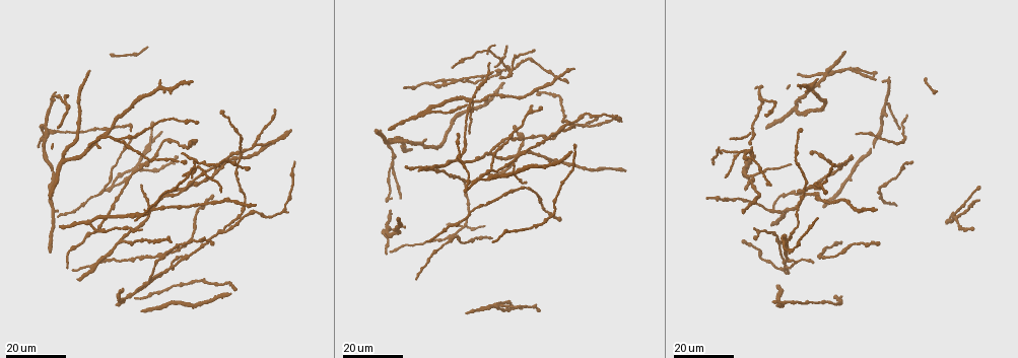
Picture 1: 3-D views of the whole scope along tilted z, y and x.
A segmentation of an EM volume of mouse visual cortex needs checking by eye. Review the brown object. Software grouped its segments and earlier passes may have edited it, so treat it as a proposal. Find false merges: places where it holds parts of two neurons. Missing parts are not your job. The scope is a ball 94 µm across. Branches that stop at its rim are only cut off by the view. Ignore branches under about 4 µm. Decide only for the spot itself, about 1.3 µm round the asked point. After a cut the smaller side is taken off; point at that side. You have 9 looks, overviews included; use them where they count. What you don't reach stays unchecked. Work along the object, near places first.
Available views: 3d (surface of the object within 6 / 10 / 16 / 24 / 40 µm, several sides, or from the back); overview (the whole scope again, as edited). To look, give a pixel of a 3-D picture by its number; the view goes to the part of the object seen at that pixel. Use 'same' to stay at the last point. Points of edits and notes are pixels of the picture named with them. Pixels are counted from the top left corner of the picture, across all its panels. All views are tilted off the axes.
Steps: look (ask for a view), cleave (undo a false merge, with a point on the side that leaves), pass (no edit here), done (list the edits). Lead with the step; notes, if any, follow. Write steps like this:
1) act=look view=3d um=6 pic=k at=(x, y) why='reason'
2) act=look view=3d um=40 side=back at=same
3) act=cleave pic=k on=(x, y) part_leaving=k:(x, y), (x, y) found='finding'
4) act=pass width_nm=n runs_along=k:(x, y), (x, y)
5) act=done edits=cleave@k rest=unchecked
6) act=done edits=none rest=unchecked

act=look view=3d um=24 pic=1 at=(255, 142) why='a fork'

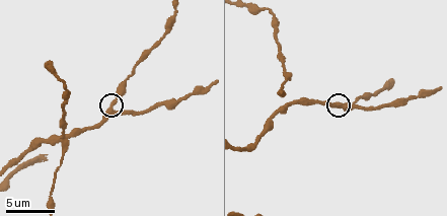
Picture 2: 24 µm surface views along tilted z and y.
act=look view=3d um=6 pic=2 at=(111, 109)

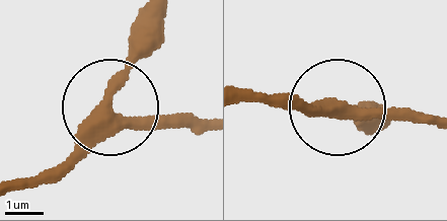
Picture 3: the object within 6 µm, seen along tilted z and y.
act=pass width_nm=320 runs_along=3:(244, 99), (429, 115) found='one neuron here'

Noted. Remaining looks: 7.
act=look view=3d um=16 pic=1 at=(558, 131) why='three-way junction'

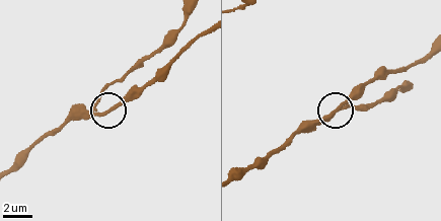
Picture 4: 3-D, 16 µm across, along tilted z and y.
act=look view=3d um=6 pic=4 at=(325, 119)

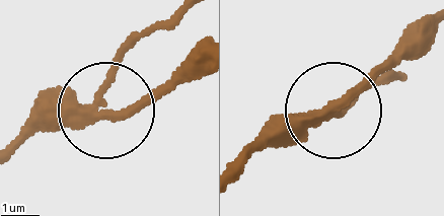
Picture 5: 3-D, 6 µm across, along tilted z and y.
act=pass side_arm_um=45 arms=3 found='all the same neuron'

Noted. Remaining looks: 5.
act=look view=3d um=24 pic=1 at=(754, 174) why='branch point'

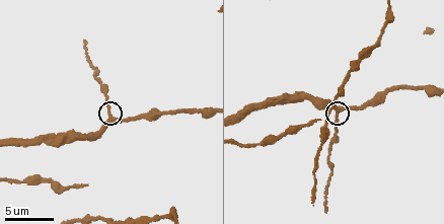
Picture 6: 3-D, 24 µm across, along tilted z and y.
act=look view=3d um=10 pic=6 at=(338, 112)

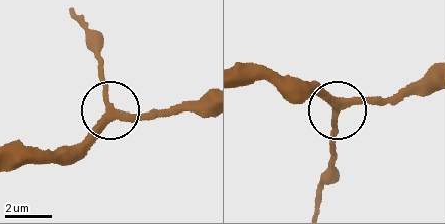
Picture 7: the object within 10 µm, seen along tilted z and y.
act=look view=3d um=6 pic=7 at=(115, 111)

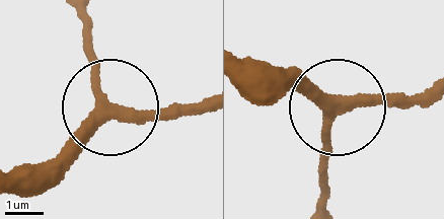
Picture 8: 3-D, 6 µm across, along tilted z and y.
act=pass side_arm_um=15 arms=3 found='all the same neuron'

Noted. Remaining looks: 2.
act=look view=3d um=16 pic=1 at=(150, 281) why='three-way junction'

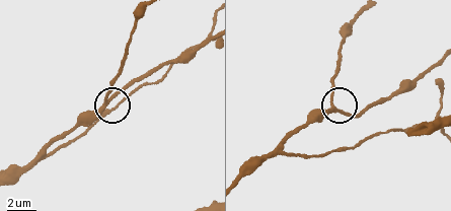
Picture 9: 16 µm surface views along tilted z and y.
act=look view=3d um=6 pic=9 at=(104, 99)

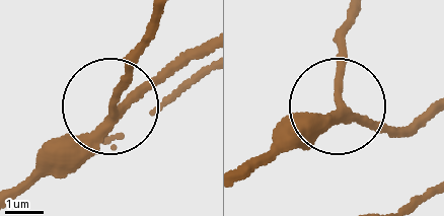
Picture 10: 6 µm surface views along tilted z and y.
act=pass side_arm_um=37 runs_along=10:(430, 108), (404, 125), (350, 112), (335, 69), (339, 30) found='continuous, no second neuron'

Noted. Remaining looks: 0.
act=done edits=none rest=unchecked

